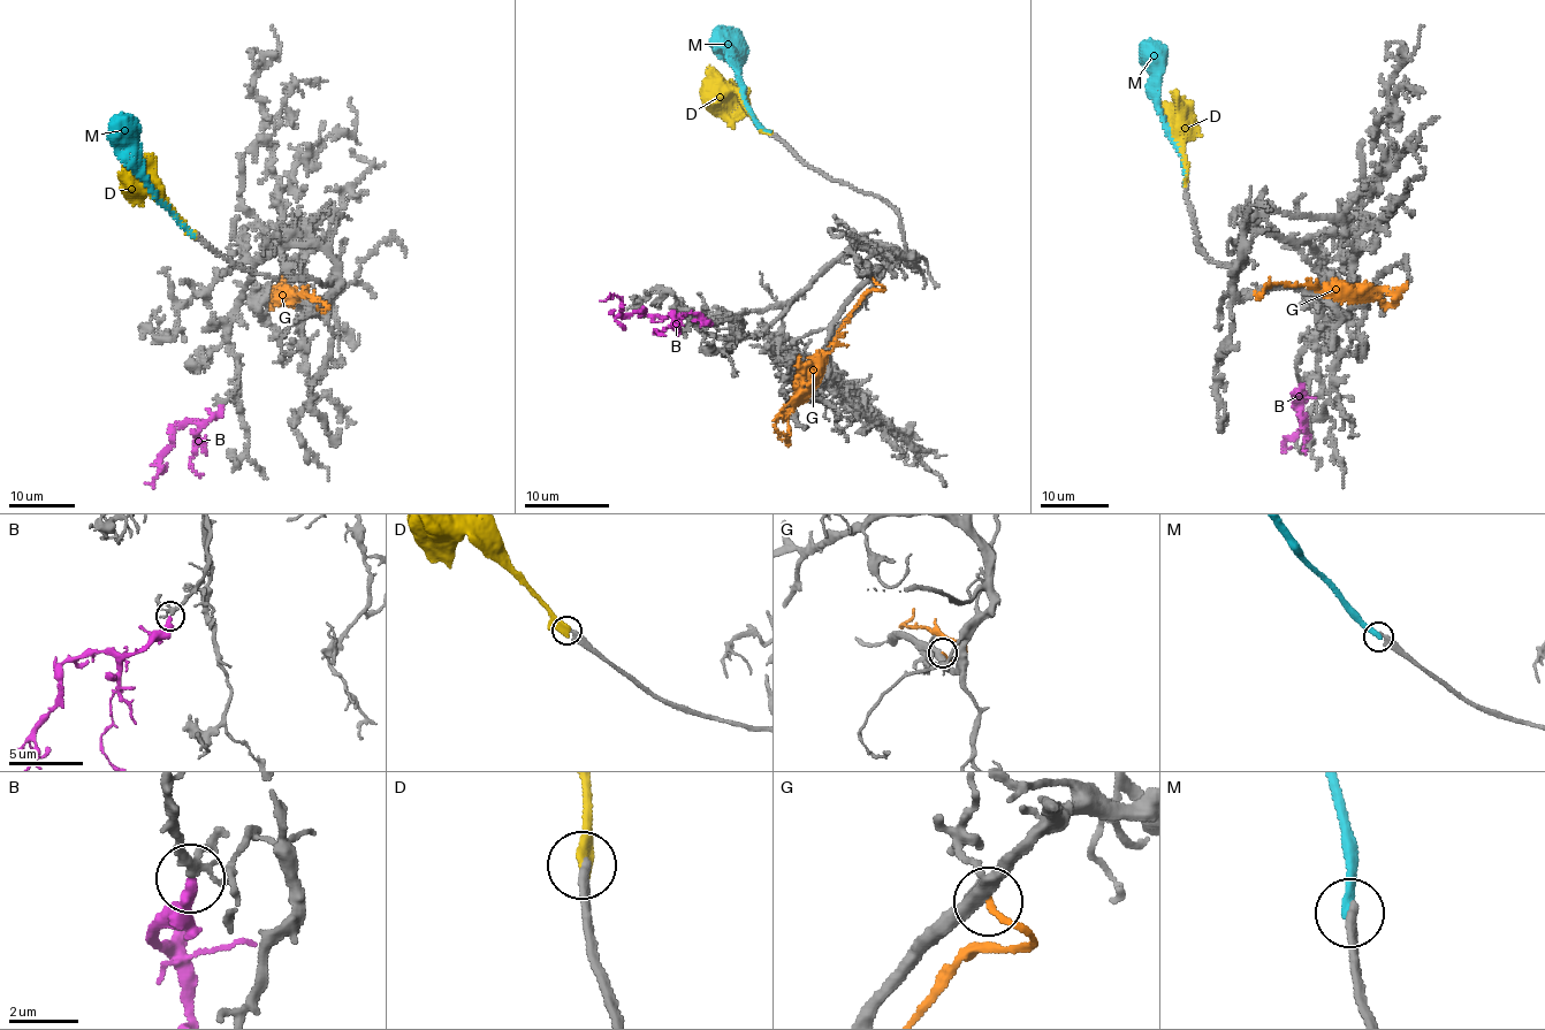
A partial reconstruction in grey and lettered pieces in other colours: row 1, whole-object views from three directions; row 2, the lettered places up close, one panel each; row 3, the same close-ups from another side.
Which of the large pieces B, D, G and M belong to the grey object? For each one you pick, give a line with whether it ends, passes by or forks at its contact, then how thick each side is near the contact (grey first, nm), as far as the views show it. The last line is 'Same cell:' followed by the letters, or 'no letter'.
B: it ends | 200/320 nm
D: it ends | 280/420 nm
Same cell: B, D

